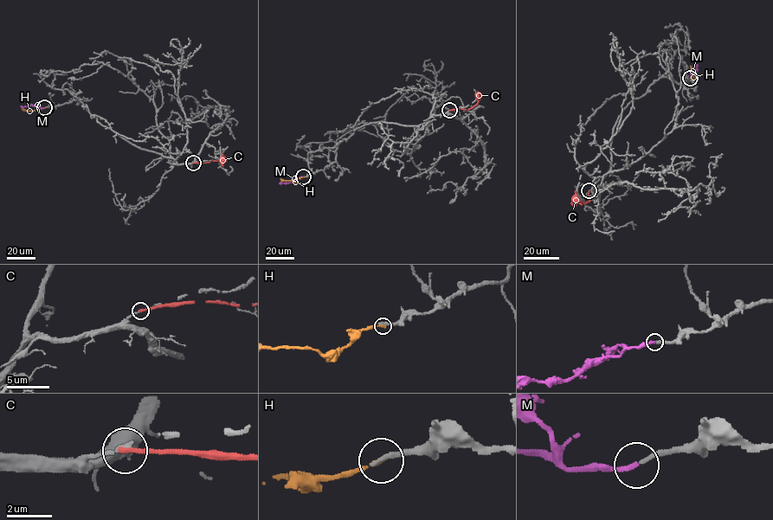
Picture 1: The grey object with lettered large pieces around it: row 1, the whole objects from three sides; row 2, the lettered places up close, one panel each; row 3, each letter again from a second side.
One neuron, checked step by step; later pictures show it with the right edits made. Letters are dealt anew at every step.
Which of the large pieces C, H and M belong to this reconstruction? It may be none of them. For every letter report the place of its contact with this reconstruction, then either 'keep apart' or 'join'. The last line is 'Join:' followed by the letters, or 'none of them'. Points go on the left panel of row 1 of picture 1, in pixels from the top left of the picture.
C: (193, 163) | keep apart
H: (45, 107) | keep apart
M: (44, 107) | join
Join: M

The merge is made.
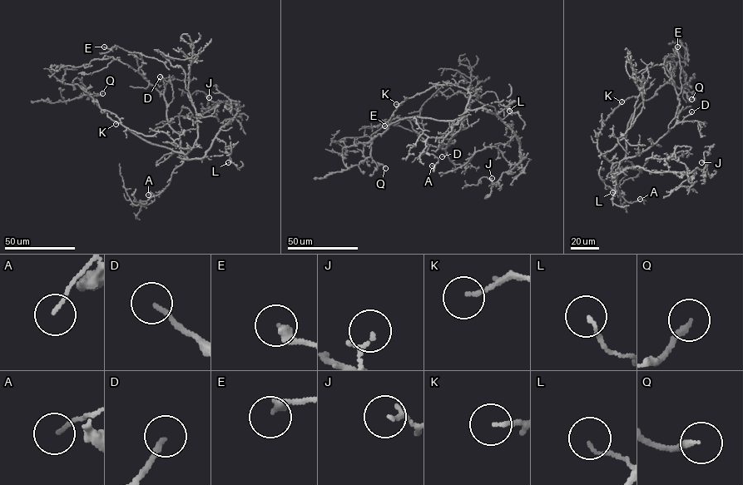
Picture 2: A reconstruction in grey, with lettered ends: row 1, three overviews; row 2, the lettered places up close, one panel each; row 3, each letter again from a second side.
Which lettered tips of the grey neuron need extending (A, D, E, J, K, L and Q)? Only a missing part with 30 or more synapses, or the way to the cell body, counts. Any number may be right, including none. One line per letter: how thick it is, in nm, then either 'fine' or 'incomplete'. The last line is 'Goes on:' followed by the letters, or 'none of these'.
A: 120 nm thick; fine
D: 160 nm thick; incomplete
E: 280 nm thick; fine
J: 110 nm thick; fine
K: 120 nm thick; fine
L: 90 nm thick; fine
Q: 190 nm thick; incomplete
Goes on: D, Q

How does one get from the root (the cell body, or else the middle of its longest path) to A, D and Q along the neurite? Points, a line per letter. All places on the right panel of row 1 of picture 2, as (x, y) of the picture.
A: (620, 160), (615, 172), (618, 191), (612, 190), (629, 203), (640, 199)
D: (620, 160), (647, 150), (691, 111)
Q: (620, 160), (626, 153), (626, 128), (635, 109), (652, 98), (661, 86), (673, 83), (691, 99)

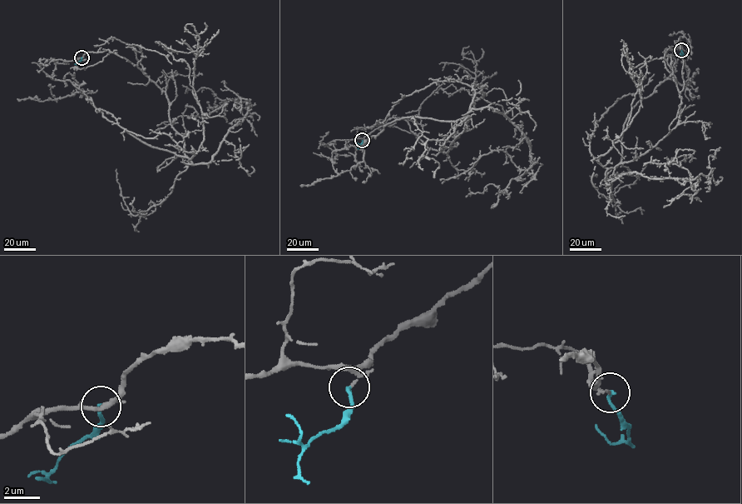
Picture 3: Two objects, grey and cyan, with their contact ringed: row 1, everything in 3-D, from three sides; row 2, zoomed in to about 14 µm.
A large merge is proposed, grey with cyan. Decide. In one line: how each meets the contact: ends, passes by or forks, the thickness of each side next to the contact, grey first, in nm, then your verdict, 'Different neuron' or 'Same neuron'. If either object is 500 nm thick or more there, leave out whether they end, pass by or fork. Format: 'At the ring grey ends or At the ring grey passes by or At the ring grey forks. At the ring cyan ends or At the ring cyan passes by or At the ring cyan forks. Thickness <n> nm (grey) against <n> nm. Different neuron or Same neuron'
At the ring grey ends. At the ring cyan ends. Thickness 130 nm (grey) against 200 nm. Same neuron

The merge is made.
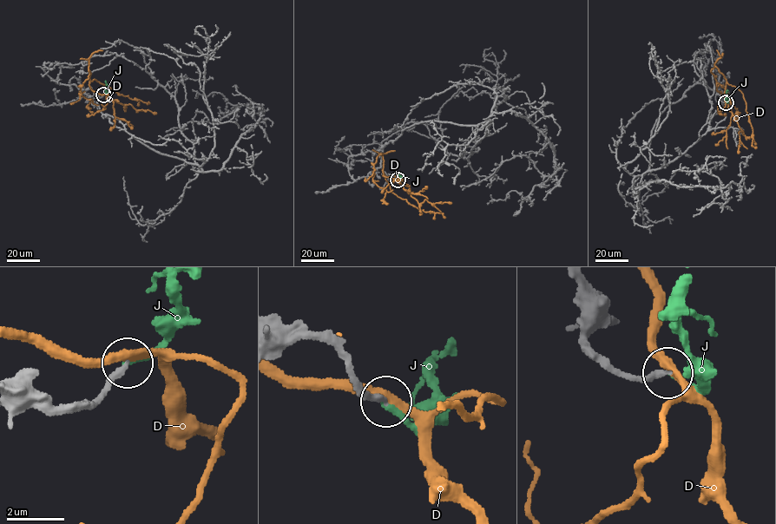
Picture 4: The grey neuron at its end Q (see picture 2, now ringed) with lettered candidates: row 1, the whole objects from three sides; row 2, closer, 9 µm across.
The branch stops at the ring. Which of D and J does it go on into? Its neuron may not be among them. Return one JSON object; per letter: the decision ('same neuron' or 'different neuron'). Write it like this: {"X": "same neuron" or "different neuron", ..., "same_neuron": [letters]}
{"D": "different neuron", "J": "same neuron", "same_neuron": ["J"]}

